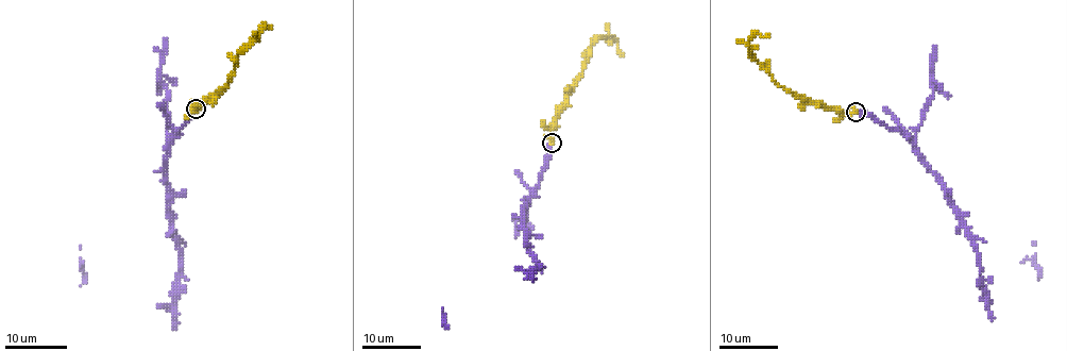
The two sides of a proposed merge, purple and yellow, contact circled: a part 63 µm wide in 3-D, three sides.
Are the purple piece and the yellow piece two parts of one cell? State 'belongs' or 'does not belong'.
belongs

